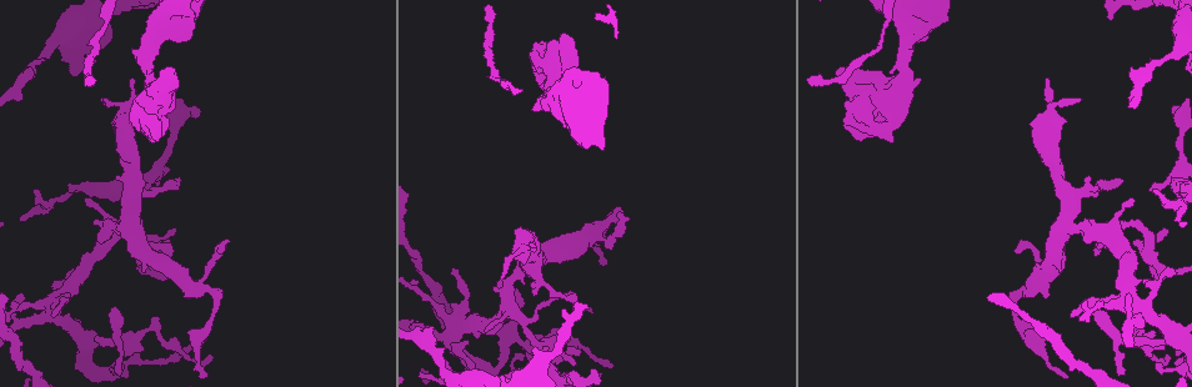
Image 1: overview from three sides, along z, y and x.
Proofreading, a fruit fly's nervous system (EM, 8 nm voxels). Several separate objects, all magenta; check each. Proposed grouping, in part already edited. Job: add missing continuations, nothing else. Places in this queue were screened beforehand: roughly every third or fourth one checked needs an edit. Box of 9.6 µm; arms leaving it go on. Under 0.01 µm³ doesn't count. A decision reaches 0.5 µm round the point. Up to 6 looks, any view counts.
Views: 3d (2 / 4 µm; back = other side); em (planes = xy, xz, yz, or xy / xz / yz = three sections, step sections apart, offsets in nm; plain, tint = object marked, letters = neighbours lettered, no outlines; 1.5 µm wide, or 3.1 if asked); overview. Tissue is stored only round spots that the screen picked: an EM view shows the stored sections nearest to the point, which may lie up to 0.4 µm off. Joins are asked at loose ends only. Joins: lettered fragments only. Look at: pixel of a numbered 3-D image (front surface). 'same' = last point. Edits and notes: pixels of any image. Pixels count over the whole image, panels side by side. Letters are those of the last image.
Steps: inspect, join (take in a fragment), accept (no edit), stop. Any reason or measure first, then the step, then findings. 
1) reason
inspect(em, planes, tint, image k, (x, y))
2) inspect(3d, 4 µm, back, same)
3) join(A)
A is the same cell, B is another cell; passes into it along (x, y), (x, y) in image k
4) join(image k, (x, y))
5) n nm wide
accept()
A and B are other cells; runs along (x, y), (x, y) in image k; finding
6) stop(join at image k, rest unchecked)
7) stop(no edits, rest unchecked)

tapers out
inspect(em, planes, plain, image 1, (119, 372))

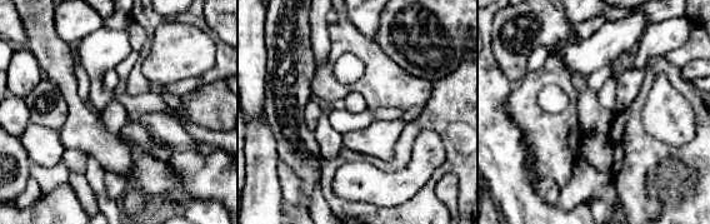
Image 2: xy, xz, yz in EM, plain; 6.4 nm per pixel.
inspect(em, planes, letters, same)

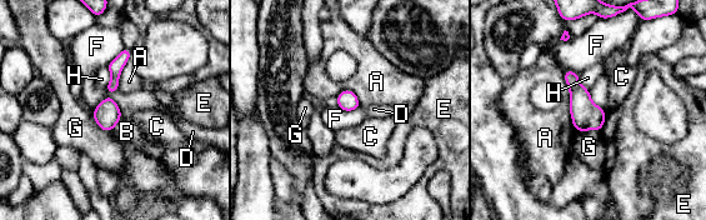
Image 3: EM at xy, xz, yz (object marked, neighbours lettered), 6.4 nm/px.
170 nm wide; A touches over 400 nm
accept()
A, B, C, D, E, F, G and H are other cells; no lettered fragment goes on from it

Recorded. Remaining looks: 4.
branch stops here
inspect(3d, 2 µm, back, image 1, (574, 362))

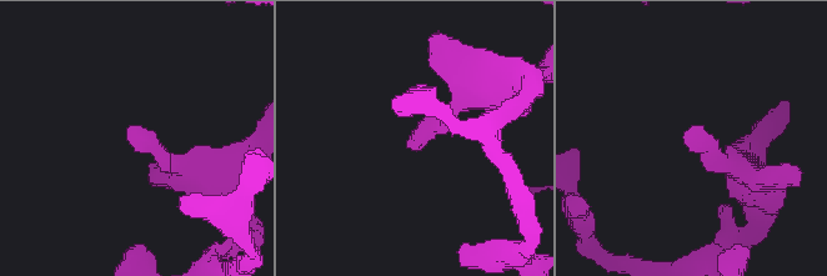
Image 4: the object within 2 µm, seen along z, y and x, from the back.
now the EM
inspect(em, planes, letters, image 4, (688, 131))

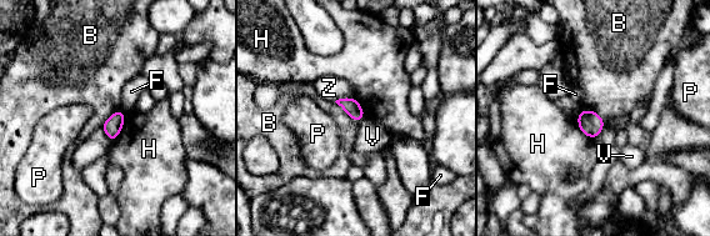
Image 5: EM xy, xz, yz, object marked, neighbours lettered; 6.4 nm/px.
100 nm wide
accept()
B, F, H, P, V and Z are other cells; no lettered fragment goes on from it

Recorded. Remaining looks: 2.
branch stops here
inspect(em, planes, tint, image 1, (582, 306))

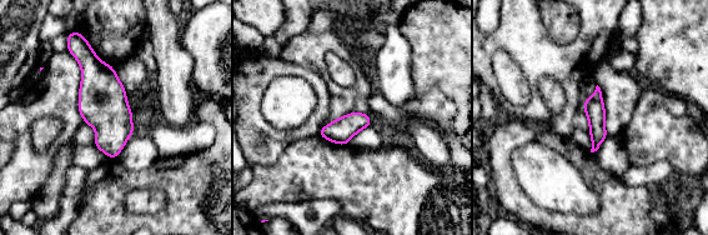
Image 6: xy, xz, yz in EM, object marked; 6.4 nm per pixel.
see the neighbours
inspect(em, planes, letters, same)

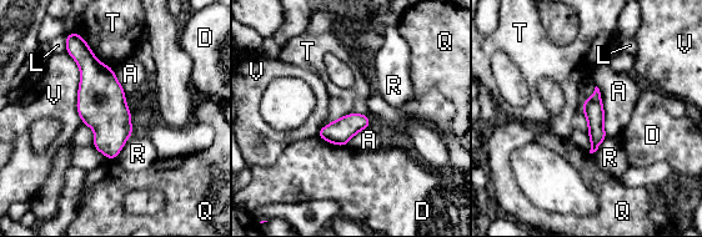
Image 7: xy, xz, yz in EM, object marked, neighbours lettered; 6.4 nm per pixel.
V touches over 480 nm
accept()
A, D, L, Q, R, T and V are other cells; none of them fits

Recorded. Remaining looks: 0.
stop(no edits, rest unchecked)

